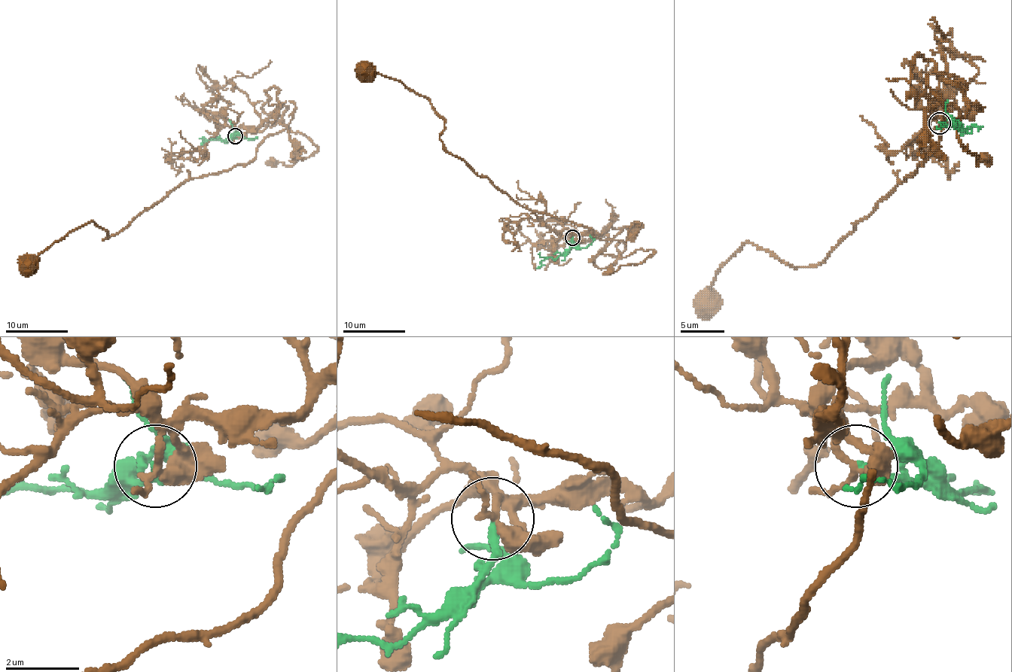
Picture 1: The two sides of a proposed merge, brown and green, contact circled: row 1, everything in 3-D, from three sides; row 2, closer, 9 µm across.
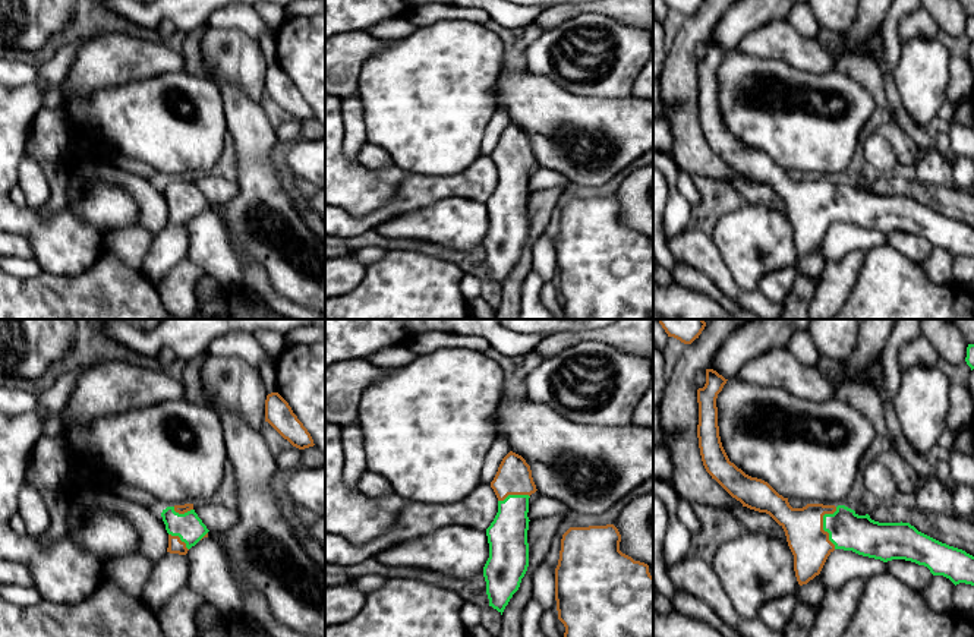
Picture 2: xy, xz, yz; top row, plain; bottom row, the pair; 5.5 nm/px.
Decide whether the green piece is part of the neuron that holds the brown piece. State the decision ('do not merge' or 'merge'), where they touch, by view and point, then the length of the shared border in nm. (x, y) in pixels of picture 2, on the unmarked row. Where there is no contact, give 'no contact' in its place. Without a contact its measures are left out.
merge | yz (822, 196) | 240 nm

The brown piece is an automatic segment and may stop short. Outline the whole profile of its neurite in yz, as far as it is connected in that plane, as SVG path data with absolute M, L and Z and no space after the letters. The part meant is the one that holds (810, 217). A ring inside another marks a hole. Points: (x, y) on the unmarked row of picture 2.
M706 41L706 56L697 62L697 110L703 138L743 179L769 186L785 204L794 227L800 258L820 246L835 221L880 231L905 231L924 237L955 258L974 258L974 228L942 215L910 195L879 195L845 177L807 176L792 180L767 154L751 149L729 133L719 108L716 70L728 51Z

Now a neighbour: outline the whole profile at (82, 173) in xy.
M89 157L69 165L67 202L78 201L95 182L114 183L126 189L139 206L136 226L157 234L168 220L168 205L158 182L123 171L111 163L94 163Z

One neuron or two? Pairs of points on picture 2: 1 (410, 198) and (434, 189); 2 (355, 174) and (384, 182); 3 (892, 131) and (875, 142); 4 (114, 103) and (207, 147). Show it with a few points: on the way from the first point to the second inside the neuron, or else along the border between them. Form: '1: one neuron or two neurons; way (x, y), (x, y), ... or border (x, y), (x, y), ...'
1: one neuron; way (416, 192), (428, 189)
2: one neuron; way (362, 182), (377, 182)
3: two neurons; border (876, 132), (886, 141), (898, 163)
4: one neuron; way (138, 119), (173, 122), (183, 132)

